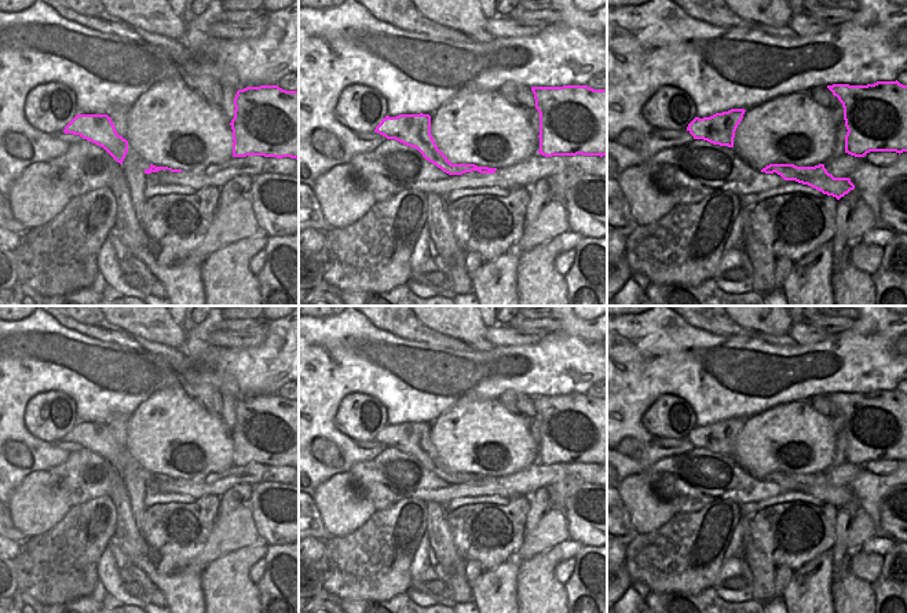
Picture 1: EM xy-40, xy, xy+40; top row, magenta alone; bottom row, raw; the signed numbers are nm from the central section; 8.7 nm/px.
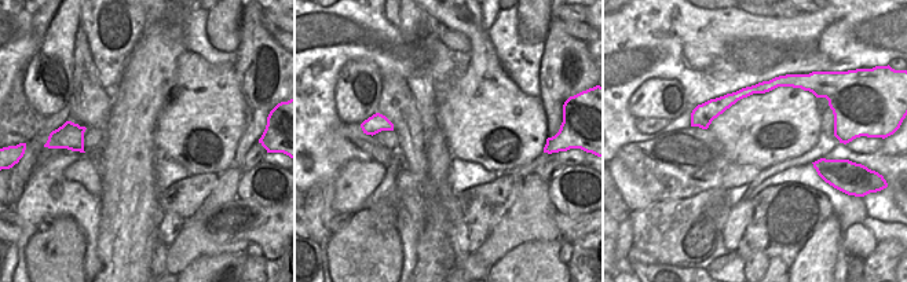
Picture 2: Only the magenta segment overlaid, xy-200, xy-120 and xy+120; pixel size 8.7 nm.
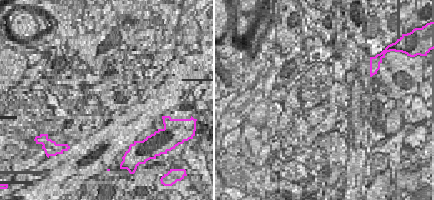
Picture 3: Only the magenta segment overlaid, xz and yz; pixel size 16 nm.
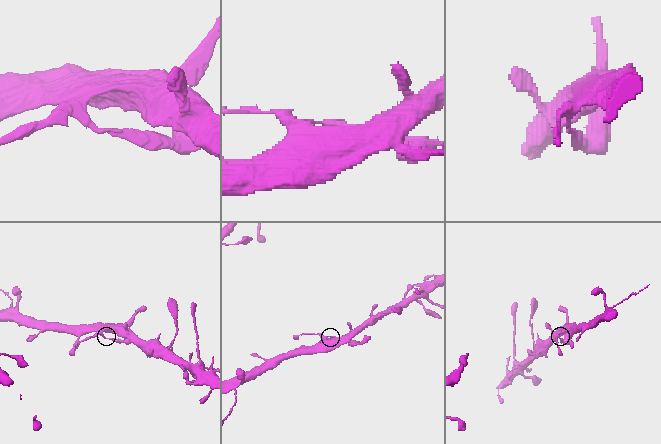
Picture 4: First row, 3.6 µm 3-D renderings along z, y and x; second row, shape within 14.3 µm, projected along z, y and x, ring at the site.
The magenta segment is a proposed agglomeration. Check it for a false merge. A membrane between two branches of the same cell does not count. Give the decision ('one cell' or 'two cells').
one cell

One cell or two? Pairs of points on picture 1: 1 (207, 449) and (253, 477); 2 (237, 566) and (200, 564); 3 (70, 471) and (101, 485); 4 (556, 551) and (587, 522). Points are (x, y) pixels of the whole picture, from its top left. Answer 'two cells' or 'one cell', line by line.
1: two cells
2: two cells
3: one cell
4: two cells

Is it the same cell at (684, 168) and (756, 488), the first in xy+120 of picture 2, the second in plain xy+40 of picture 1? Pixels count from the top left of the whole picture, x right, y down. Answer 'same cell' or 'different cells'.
same cell

